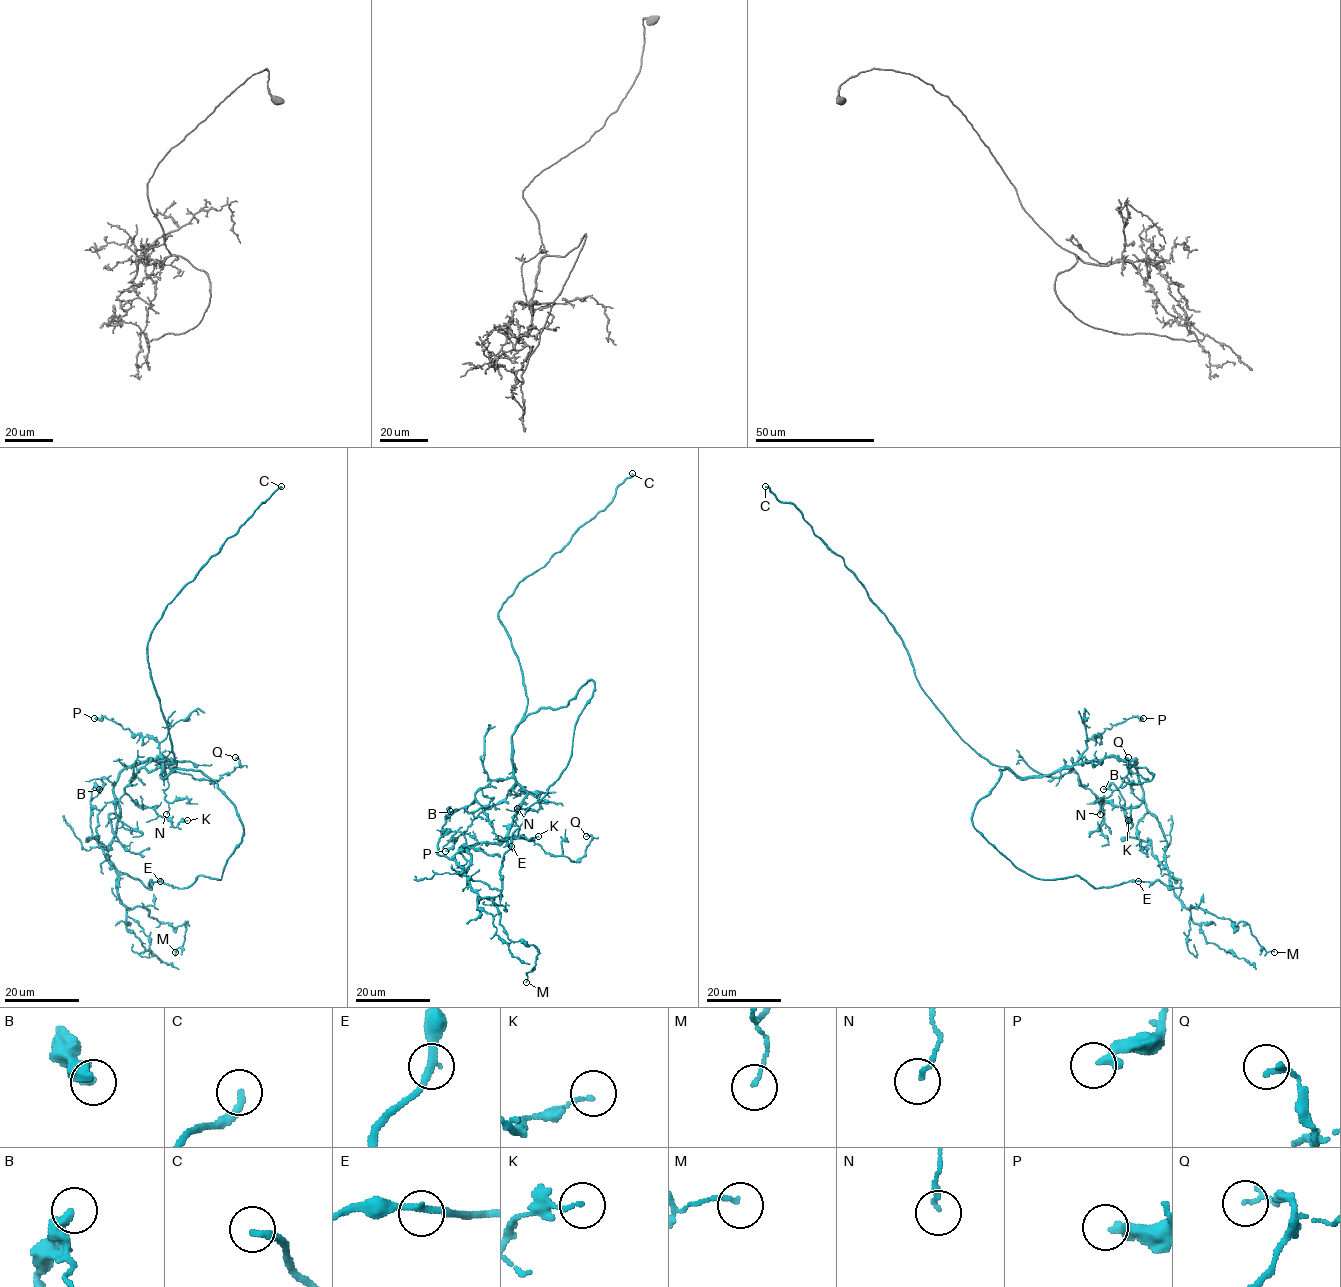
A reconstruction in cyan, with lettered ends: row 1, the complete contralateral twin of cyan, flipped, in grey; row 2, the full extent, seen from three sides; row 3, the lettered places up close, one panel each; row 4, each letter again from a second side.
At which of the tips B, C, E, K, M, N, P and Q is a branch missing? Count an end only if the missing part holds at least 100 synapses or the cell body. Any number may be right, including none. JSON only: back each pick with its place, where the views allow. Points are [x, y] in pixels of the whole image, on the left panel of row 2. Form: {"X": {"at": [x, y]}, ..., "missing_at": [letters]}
{"C": {"at": [281, 486]}, "missing_at": ["C"]}

